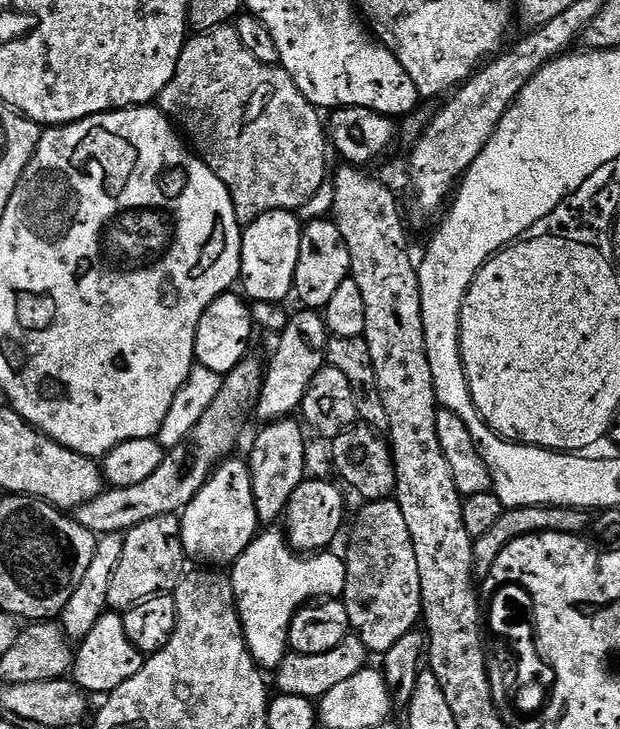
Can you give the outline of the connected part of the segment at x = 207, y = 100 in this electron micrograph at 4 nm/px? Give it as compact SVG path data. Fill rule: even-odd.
M225 26L218 30L202 32L184 41L184 49L178 58L178 66L174 70L174 78L161 90L158 107L183 133L196 155L206 162L206 166L210 166L210 170L214 170L214 174L218 174L218 178L222 178L226 190L230 190L230 198L234 202L234 210L241 225L247 226L262 214L274 210L286 210L287 212L300 210L303 204L310 203L319 194L320 187L324 184L324 175L328 172L328 152L330 156L330 144L326 139L326 124L321 113L315 104L305 98L302 90L298 90L294 78L290 78L286 69L274 64L263 64L258 62L258 58L254 58L254 54L250 54L250 50L246 50L246 46L242 46L242 38L238 38L235 27Z

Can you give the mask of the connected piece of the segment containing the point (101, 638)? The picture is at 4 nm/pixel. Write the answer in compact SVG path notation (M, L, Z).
M109 610L102 618L98 618L98 622L94 622L94 630L90 630L90 634L79 641L70 676L79 688L89 694L111 694L118 690L118 686L122 686L122 682L130 682L130 678L134 678L134 674L142 670L145 659L145 653L140 652L138 646L134 646L134 642L130 642L130 638L126 636L123 615Z

